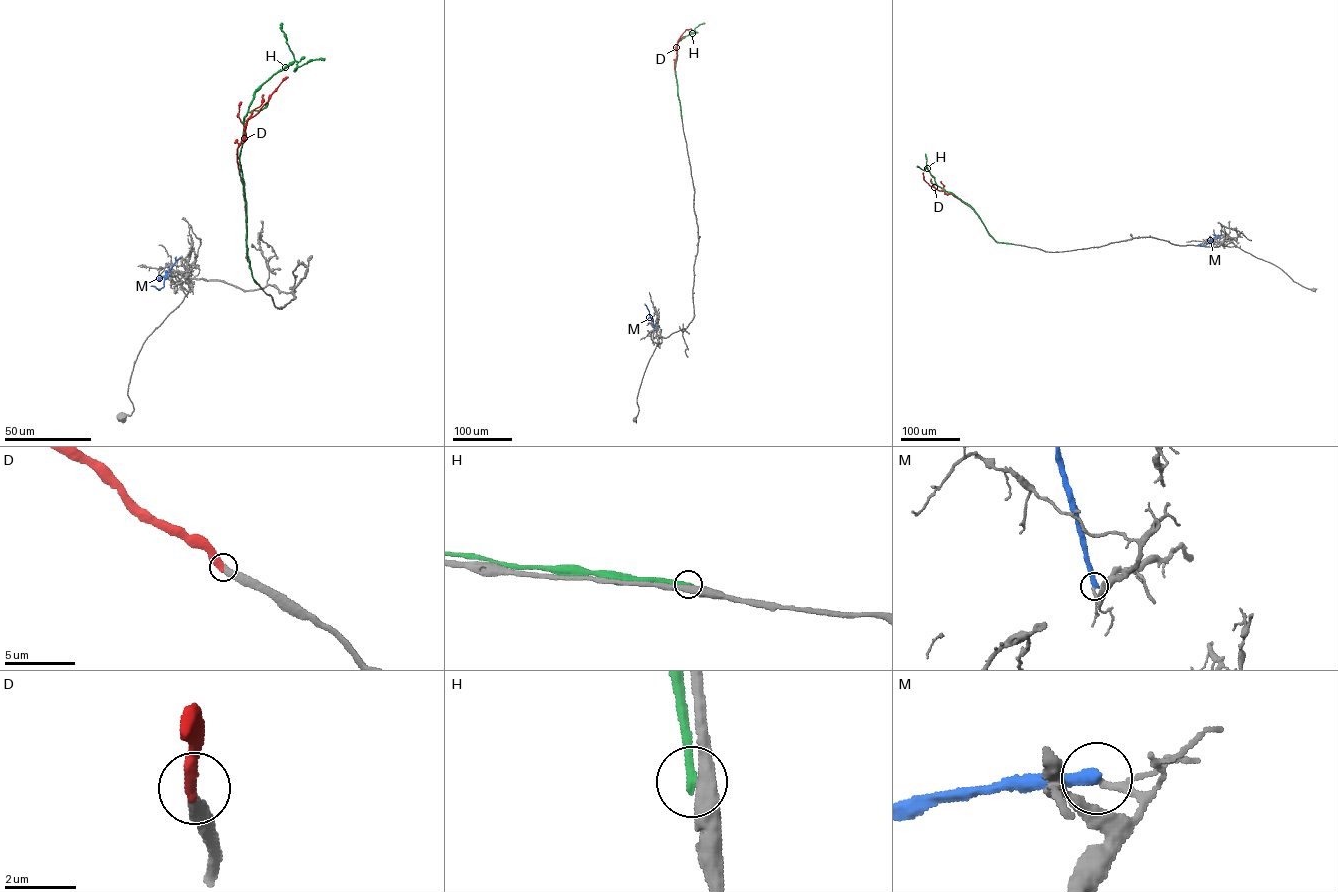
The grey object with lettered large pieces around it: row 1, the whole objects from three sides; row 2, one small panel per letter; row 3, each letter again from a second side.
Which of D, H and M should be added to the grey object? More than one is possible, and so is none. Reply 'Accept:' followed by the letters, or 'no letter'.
Accept: D

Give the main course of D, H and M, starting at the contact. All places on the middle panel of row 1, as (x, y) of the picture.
D: (675, 71), (677, 42), (685, 30), (692, 29)
H: (681, 118), (675, 69), (676, 45), (704, 23)
M: (654, 328), (644, 304)

